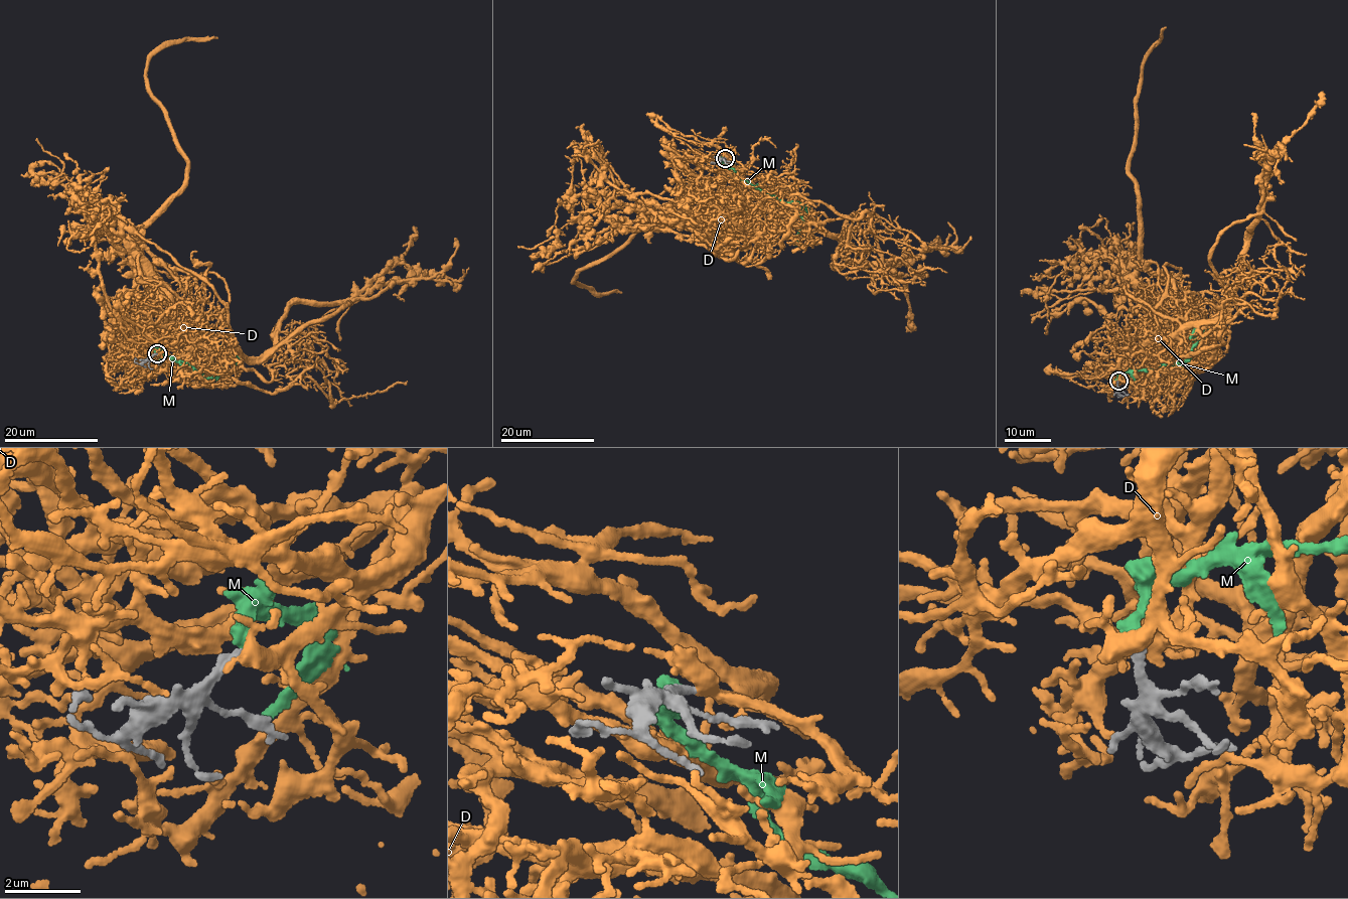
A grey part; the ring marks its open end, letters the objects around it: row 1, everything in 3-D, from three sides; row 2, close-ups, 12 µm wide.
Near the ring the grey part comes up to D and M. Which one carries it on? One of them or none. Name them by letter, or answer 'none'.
D

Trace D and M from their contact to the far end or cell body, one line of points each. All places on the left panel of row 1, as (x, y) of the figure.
D: (156, 353), (180, 332), (133, 238), (180, 188), (186, 165), (146, 64), (188, 38), (217, 37)
M: (155, 352), (160, 348), (178, 361), (194, 366), (203, 376), (214, 379), (225, 364), (221, 351), (226, 349)

